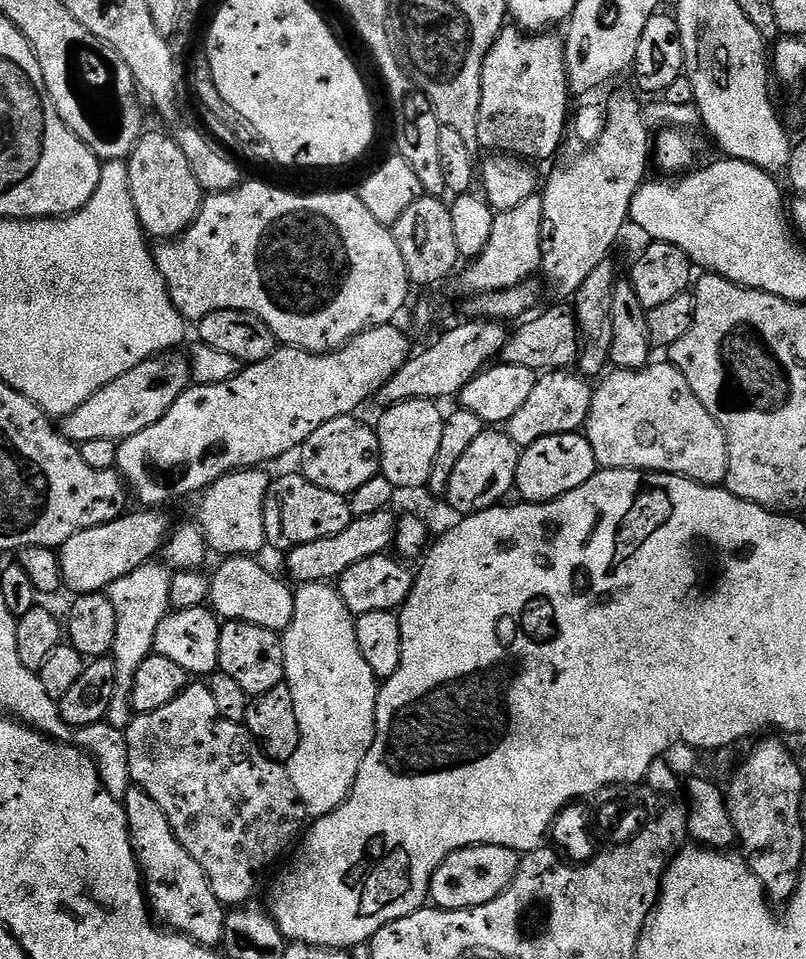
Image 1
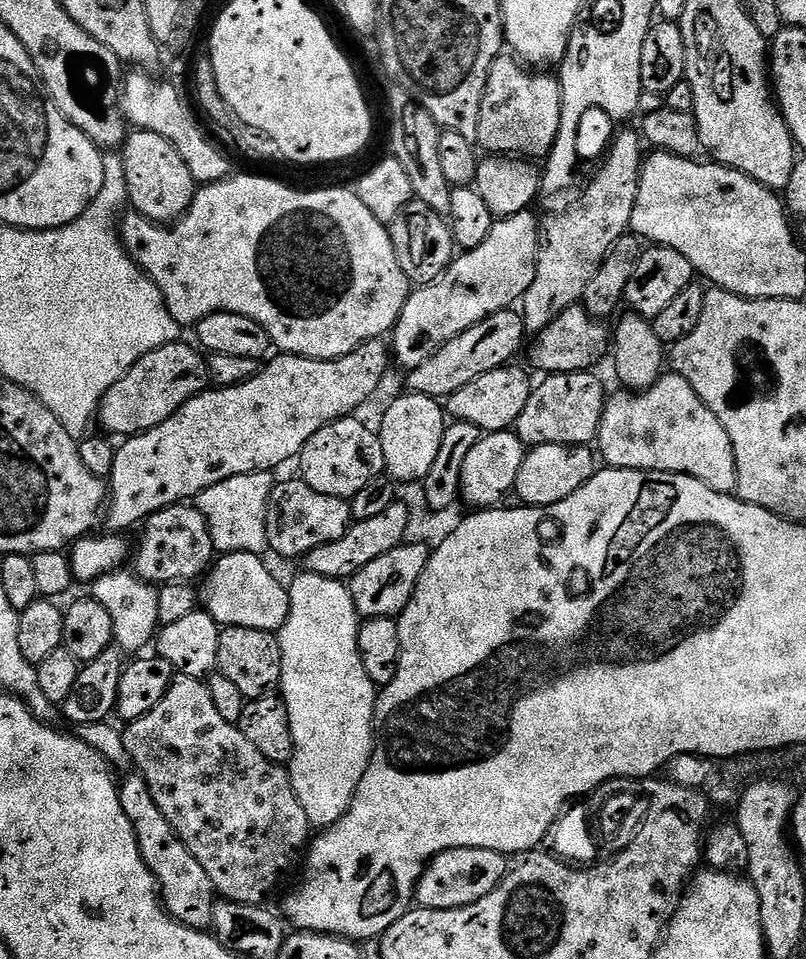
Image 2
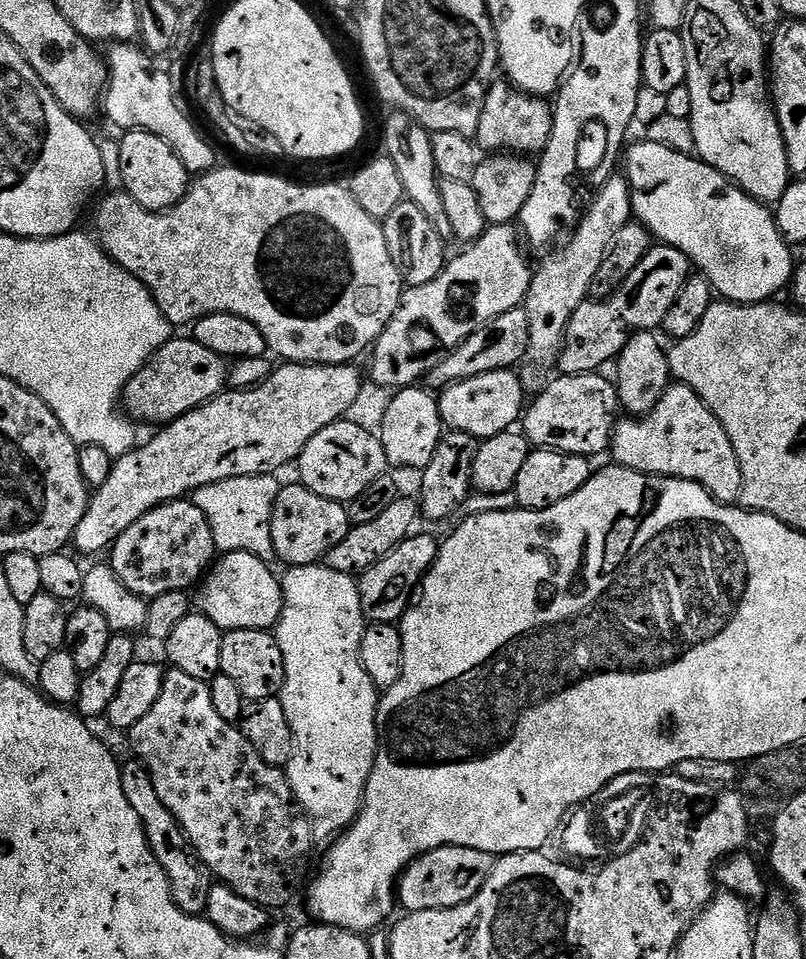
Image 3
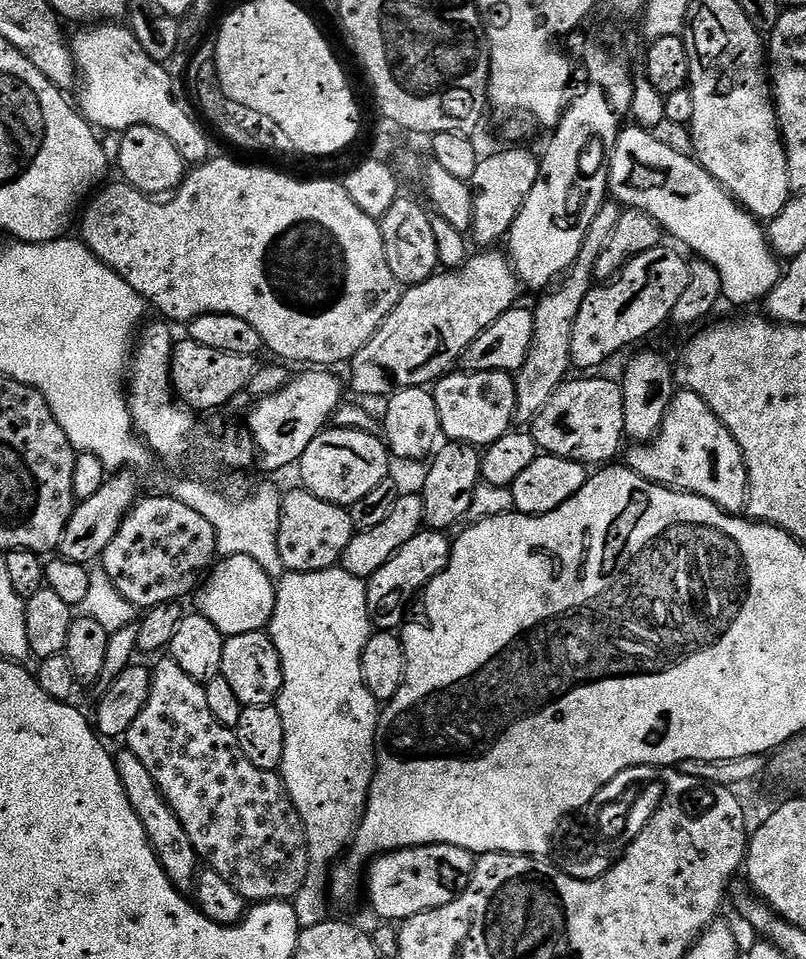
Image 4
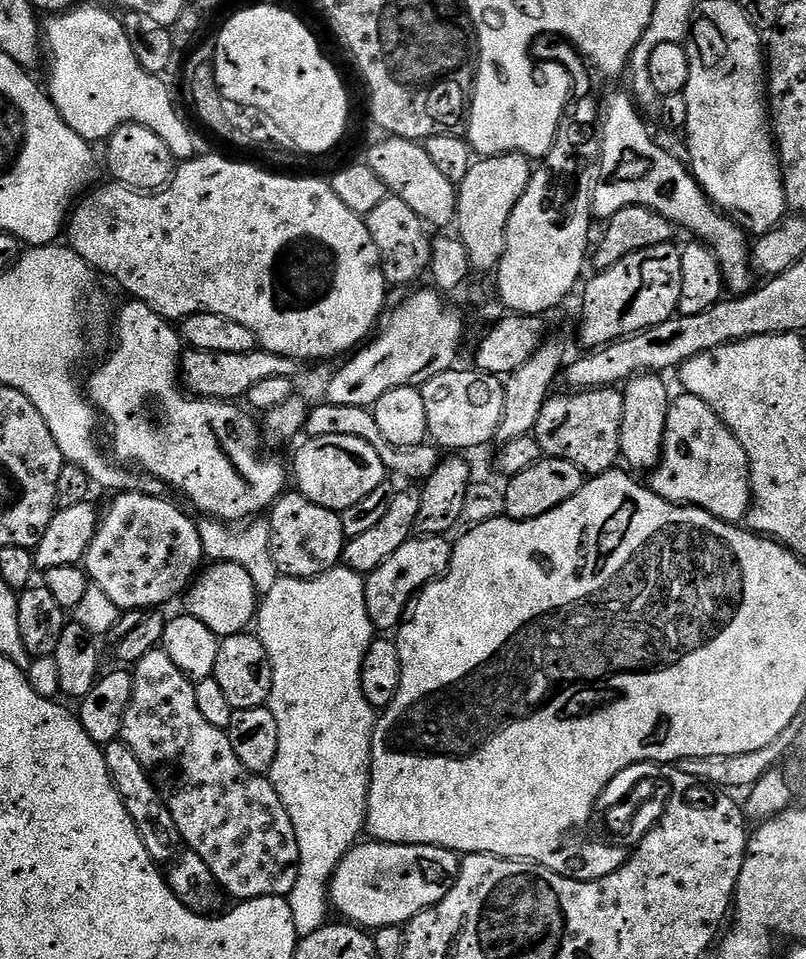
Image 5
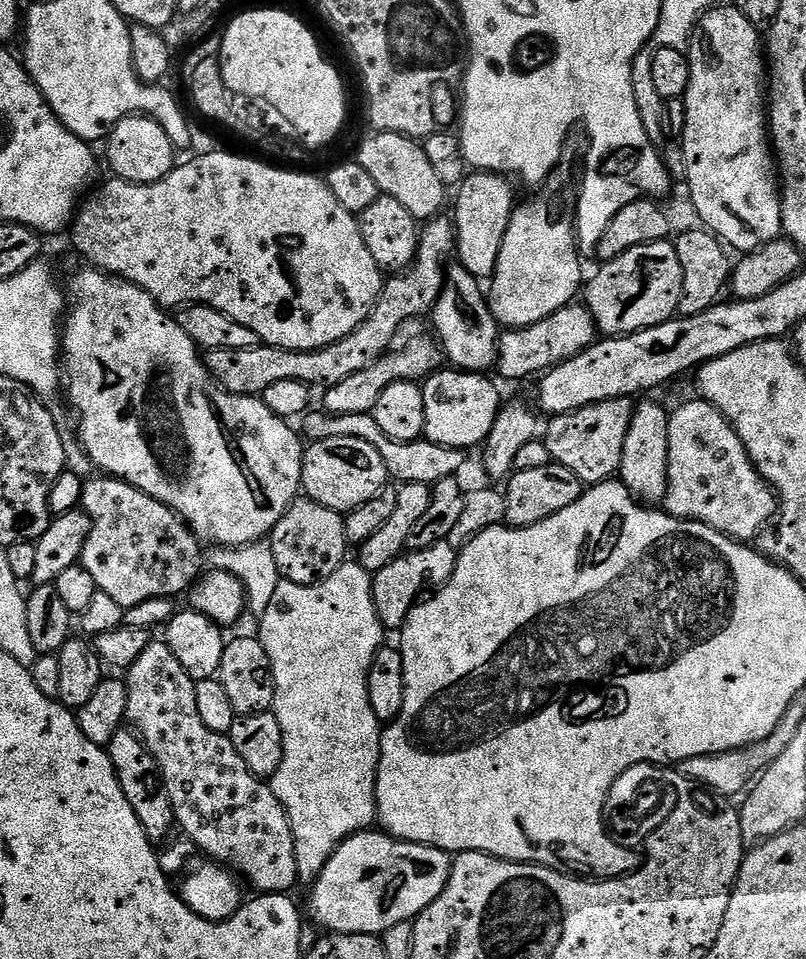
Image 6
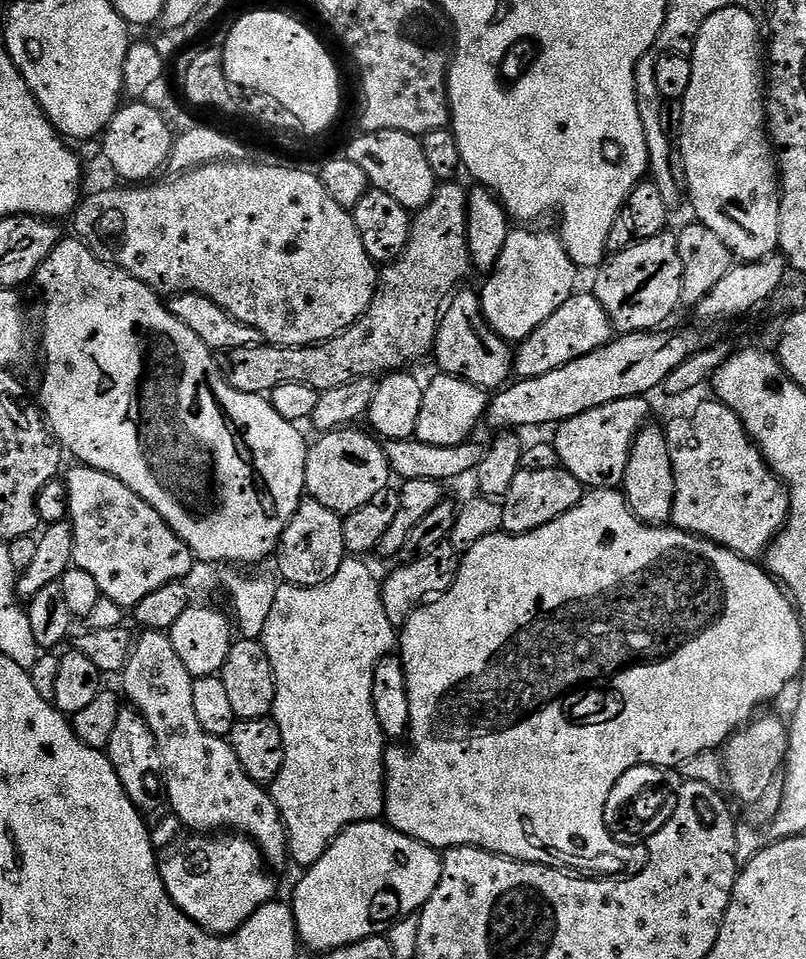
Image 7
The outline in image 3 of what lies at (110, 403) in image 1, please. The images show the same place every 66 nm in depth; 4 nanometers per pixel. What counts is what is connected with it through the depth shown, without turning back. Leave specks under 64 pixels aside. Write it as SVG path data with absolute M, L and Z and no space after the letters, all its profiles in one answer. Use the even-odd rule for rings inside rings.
M173 338L156 349L151 361L145 364L138 374L134 374L134 378L130 378L130 382L124 387L123 411L136 422L145 420L148 424L156 424L155 426L170 424L178 417L185 416L187 412L193 412L195 408L210 403L213 398L225 391L228 370L229 365L225 357L214 354L214 350L206 350L206 346L202 346L194 338L188 340Z

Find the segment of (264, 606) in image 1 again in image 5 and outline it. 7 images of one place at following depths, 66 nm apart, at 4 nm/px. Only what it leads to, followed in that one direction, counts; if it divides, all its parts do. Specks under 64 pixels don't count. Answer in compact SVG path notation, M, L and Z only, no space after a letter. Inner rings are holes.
M234 562L209 563L197 575L182 600L183 611L187 615L210 626L210 630L214 630L214 634L221 638L248 632L253 627L260 602L261 597L254 586L254 578L250 578L250 574Z

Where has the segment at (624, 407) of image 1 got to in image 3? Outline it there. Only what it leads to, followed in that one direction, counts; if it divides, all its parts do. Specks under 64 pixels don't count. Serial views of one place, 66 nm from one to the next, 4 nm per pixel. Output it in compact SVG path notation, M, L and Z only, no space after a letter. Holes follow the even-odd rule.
M679 382L669 383L658 406L639 418L624 418L617 423L610 445L610 456L622 468L645 472L647 476L673 476L693 480L715 500L729 506L740 499L742 470L726 430L714 414Z

